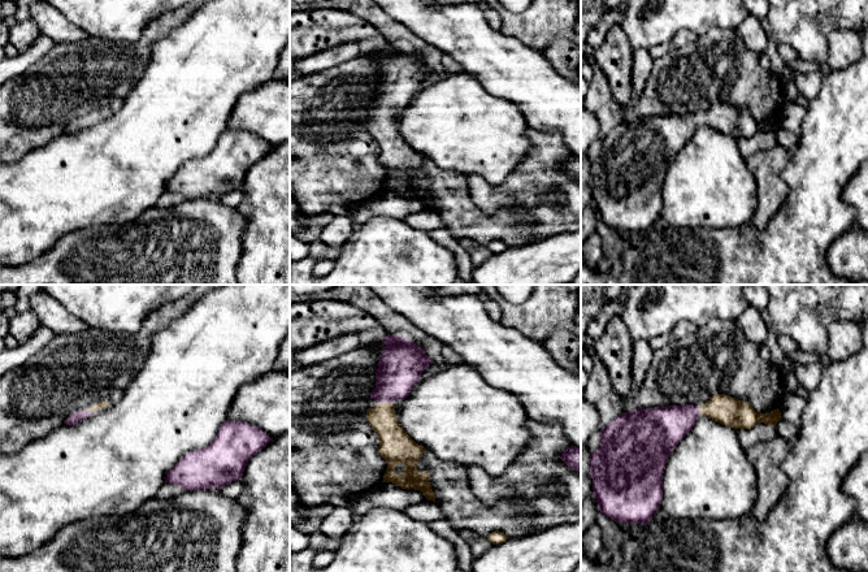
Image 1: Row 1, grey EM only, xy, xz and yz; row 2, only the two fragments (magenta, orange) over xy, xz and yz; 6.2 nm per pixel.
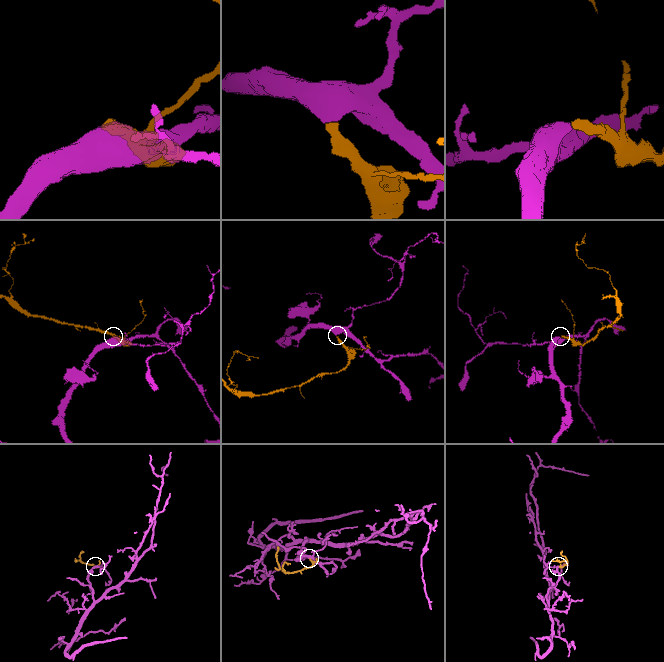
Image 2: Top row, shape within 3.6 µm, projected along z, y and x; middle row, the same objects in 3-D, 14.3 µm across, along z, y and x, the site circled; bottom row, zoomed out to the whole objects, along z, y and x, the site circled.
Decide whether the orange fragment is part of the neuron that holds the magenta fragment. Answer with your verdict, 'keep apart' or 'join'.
join

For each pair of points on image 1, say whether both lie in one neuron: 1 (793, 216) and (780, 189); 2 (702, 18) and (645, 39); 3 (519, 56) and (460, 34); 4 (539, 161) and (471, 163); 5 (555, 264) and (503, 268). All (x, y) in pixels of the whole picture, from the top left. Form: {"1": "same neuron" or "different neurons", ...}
{"1": "different neurons", "2": "same neuron", "3": "same neuron", "4": "different neurons", "5": "same neuron"}

